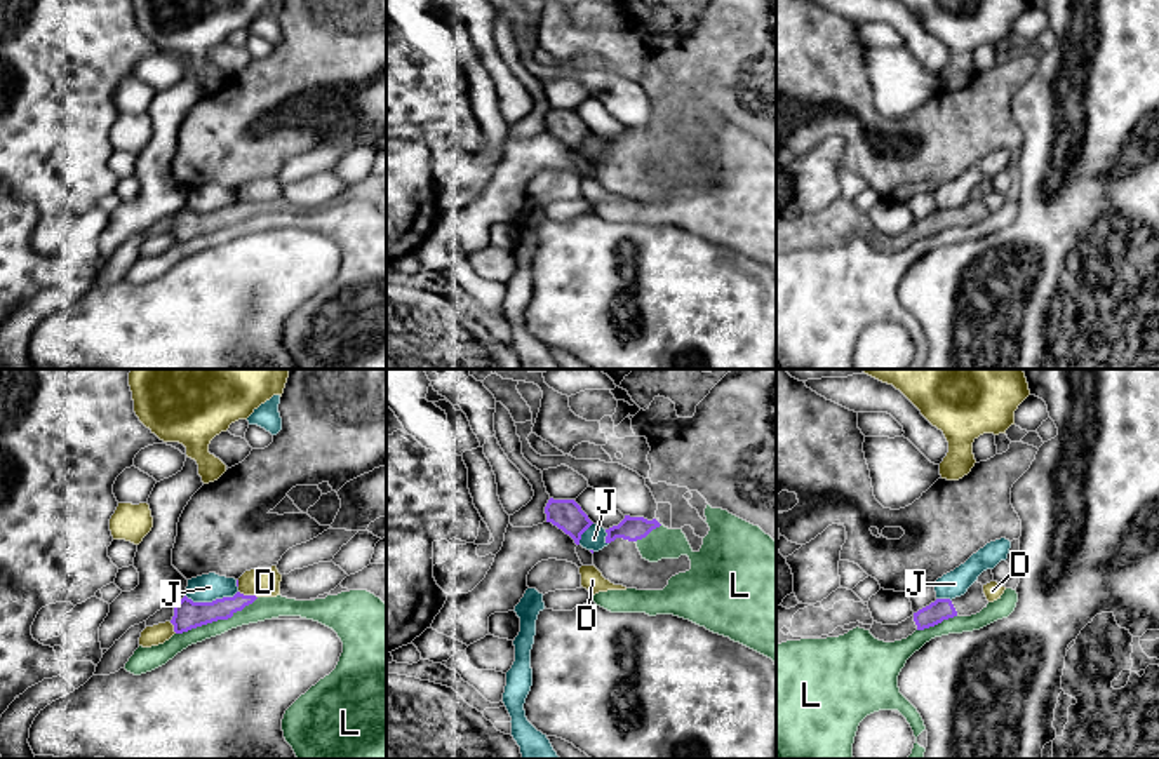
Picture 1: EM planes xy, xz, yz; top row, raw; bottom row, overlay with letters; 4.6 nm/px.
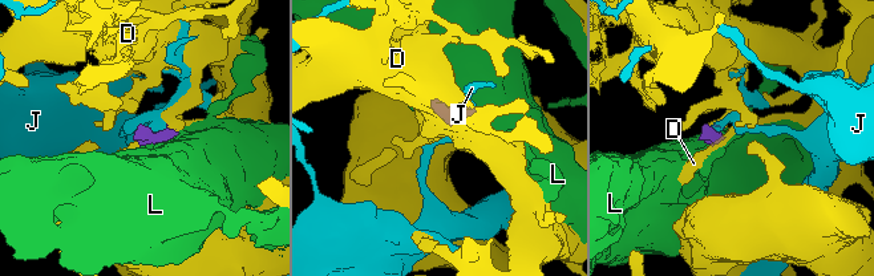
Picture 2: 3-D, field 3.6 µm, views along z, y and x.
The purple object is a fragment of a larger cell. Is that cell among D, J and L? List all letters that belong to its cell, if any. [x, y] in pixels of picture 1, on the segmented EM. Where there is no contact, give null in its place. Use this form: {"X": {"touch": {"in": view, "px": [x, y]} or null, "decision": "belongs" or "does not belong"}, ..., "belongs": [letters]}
{"D": {"touch": {"in": "xy", "px": [247, 596]}, "decision": "does not belong"}, "J": {"touch": {"in": "xy", "px": [213, 601]}, "decision": "does not belong"}, "L": {"touch": {"in": "xy", "px": [216, 620]}, "decision": "does not belong"}, "belongs": []}

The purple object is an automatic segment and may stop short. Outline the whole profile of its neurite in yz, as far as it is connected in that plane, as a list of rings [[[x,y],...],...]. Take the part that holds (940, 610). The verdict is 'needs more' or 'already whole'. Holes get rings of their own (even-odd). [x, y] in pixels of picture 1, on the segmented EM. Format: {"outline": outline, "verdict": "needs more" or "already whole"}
{"outline": [[[975,581],[968,592],[955,599],[936,599],[929,606],[919,609],[910,618],[898,625],[882,625],[874,621],[870,634],[884,642],[907,639],[915,630],[924,630],[954,616],[971,616],[987,608],[988,601],[983,594],[983,585]]], "verdict": "needs more"}

